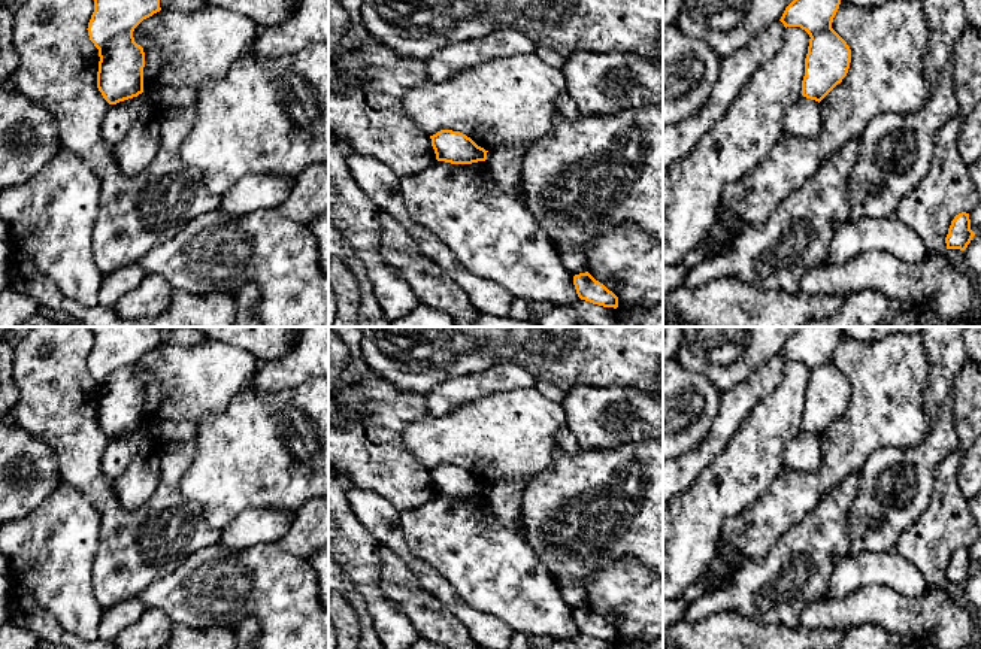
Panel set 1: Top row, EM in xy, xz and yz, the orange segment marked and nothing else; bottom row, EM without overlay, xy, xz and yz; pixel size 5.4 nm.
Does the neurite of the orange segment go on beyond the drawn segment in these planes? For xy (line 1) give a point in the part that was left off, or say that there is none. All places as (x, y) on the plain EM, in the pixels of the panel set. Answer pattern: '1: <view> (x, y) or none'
1: none

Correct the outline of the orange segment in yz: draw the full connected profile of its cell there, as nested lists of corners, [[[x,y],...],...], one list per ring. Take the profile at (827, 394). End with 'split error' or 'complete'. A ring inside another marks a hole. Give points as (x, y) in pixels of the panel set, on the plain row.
[[[800,327],[784,345],[784,361],[800,361],[809,369],[802,430],[821,436],[847,410],[851,383],[832,363],[842,327]]]; complete

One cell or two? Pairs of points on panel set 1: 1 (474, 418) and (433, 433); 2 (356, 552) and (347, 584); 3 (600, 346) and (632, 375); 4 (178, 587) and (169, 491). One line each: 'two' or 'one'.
1: one
2: two
3: one
4: two

